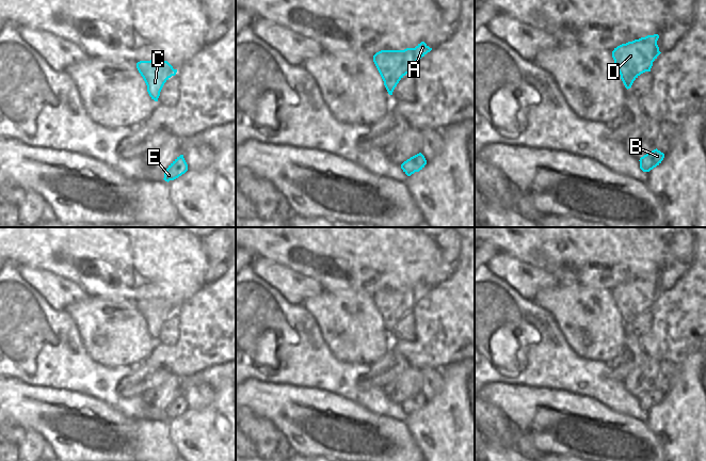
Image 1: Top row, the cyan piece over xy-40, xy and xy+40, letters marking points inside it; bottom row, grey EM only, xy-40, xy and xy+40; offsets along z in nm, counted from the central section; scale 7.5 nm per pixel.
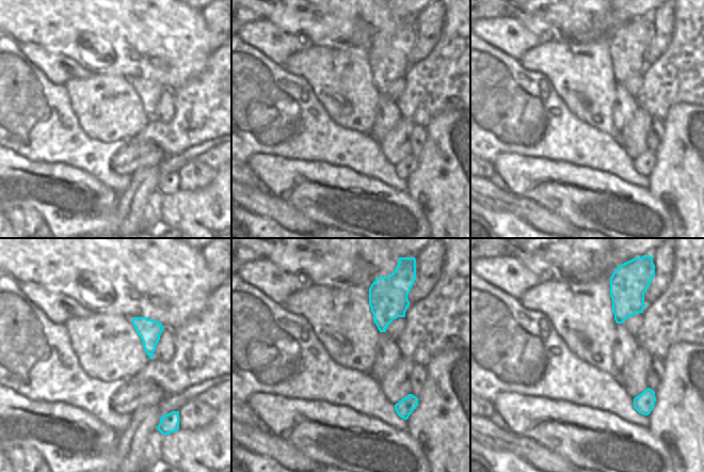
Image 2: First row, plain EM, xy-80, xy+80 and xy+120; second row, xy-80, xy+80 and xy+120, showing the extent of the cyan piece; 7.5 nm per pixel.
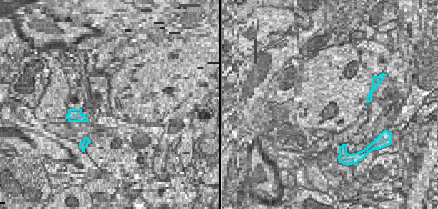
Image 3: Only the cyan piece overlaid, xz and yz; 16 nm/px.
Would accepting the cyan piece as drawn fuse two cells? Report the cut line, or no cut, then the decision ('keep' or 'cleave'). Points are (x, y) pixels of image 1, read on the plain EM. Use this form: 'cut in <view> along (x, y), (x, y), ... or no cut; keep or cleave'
no cut; keep

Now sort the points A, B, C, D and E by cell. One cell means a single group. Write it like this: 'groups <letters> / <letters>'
groups A B C D E

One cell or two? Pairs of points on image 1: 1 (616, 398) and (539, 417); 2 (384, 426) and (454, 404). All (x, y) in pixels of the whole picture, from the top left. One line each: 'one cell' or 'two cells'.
1: two cells
2: two cells

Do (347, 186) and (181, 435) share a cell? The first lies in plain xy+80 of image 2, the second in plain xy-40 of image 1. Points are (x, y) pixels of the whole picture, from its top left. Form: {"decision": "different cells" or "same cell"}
{"decision": "different cells"}

